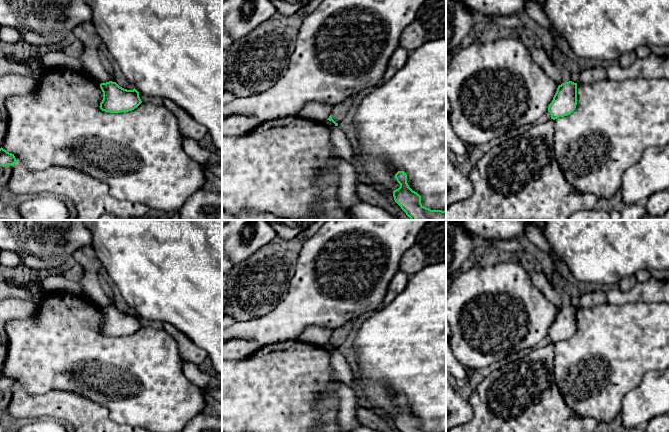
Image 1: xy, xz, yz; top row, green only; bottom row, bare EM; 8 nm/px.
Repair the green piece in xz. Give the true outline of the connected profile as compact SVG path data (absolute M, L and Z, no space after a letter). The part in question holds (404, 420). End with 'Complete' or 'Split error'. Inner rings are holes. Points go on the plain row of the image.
M398 395L395 402L400 411L393 415L393 421L401 432L426 432L421 428L421 420L409 411L404 395Z. Complete

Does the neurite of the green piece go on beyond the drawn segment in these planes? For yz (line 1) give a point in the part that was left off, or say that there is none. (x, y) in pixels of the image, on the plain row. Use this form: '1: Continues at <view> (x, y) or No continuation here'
1: No continuation here

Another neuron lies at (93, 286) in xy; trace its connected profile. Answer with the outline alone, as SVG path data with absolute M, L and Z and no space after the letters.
M84 246L76 250L72 261L80 264L84 270L84 275L79 280L84 293L100 308L111 305L112 297L99 274L102 264L94 249L91 246Z

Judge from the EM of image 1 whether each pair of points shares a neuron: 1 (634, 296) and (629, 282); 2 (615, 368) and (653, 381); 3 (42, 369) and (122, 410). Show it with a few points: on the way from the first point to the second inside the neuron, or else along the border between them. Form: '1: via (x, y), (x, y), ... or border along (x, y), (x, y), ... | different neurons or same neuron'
1: border along (637, 281), (626, 291), (621, 291), (615, 286) | different neurons
2: border along (659, 369), (651, 369), (641, 382), (626, 394) | different neurons
3: via (76, 357), (127, 365), (144, 381) | same neuron

